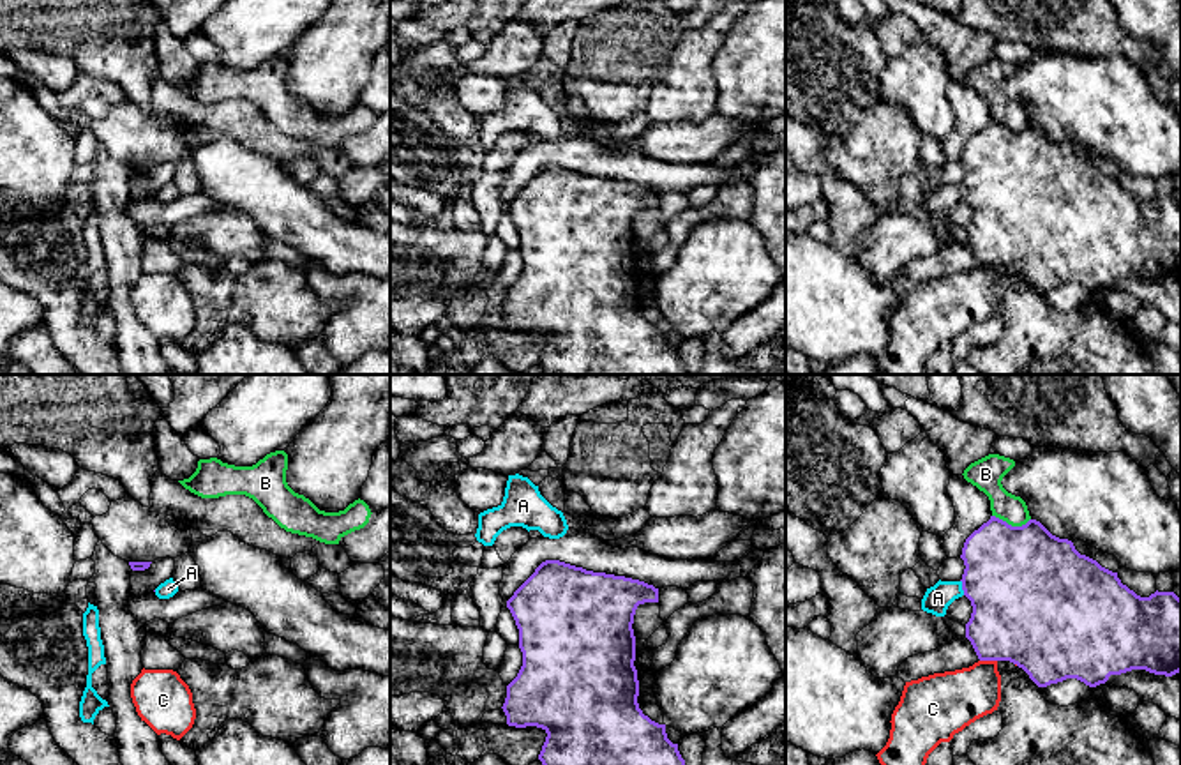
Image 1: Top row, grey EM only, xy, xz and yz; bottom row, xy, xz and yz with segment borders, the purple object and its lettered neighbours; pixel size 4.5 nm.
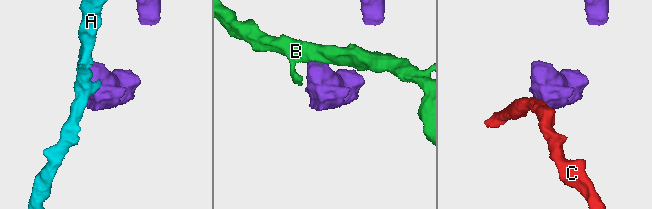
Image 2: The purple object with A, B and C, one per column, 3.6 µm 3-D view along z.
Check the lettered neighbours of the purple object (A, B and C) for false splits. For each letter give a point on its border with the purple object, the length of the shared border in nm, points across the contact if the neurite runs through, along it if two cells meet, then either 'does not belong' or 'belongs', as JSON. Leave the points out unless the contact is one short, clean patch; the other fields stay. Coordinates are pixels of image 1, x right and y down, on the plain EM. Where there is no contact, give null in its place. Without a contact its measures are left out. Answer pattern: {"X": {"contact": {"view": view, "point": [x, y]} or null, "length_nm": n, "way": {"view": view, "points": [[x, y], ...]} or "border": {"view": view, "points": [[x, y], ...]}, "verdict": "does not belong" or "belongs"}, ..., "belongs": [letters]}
{"A": {"contact": {"view": "yz", "point": [962, 191]}, "length_nm": 70, "border": {"view": "yz", "points": [[961, 184], [964, 198]]}, "verdict": "does not belong"}, "B": {"contact": {"view": "yz", "point": [1010, 129]}, "length_nm": 180, "border": {"view": "yz", "points": [[992, 119], [1012, 129], [1024, 129], [1030, 124]]}, "verdict": "does not belong"}, "C": {"contact": {"view": "yz", "point": [989, 264]}, "length_nm": 80, "verdict": "does not belong"}, "belongs": []}

